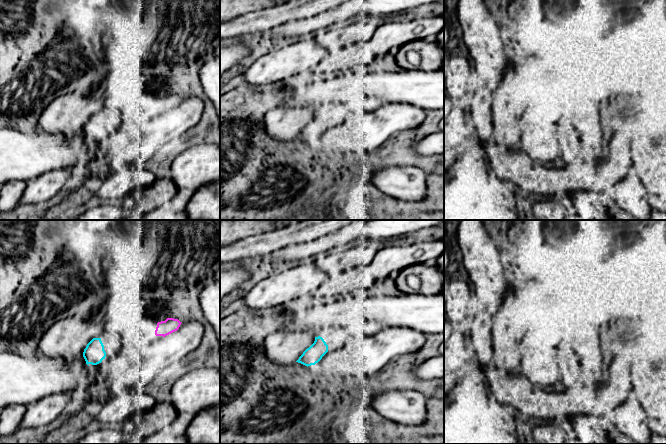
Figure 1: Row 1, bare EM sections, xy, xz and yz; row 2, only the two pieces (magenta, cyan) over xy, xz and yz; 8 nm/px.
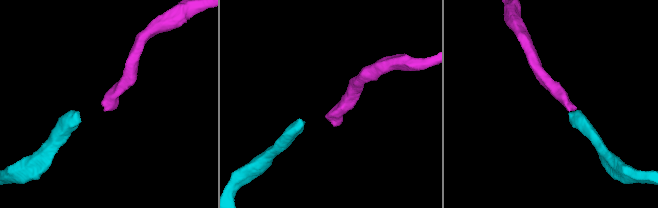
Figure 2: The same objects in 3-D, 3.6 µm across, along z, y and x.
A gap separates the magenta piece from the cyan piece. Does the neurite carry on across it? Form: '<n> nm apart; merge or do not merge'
420 nm apart; do not merge

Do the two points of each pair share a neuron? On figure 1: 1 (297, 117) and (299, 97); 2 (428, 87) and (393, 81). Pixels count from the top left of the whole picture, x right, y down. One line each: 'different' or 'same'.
1: different
2: same

